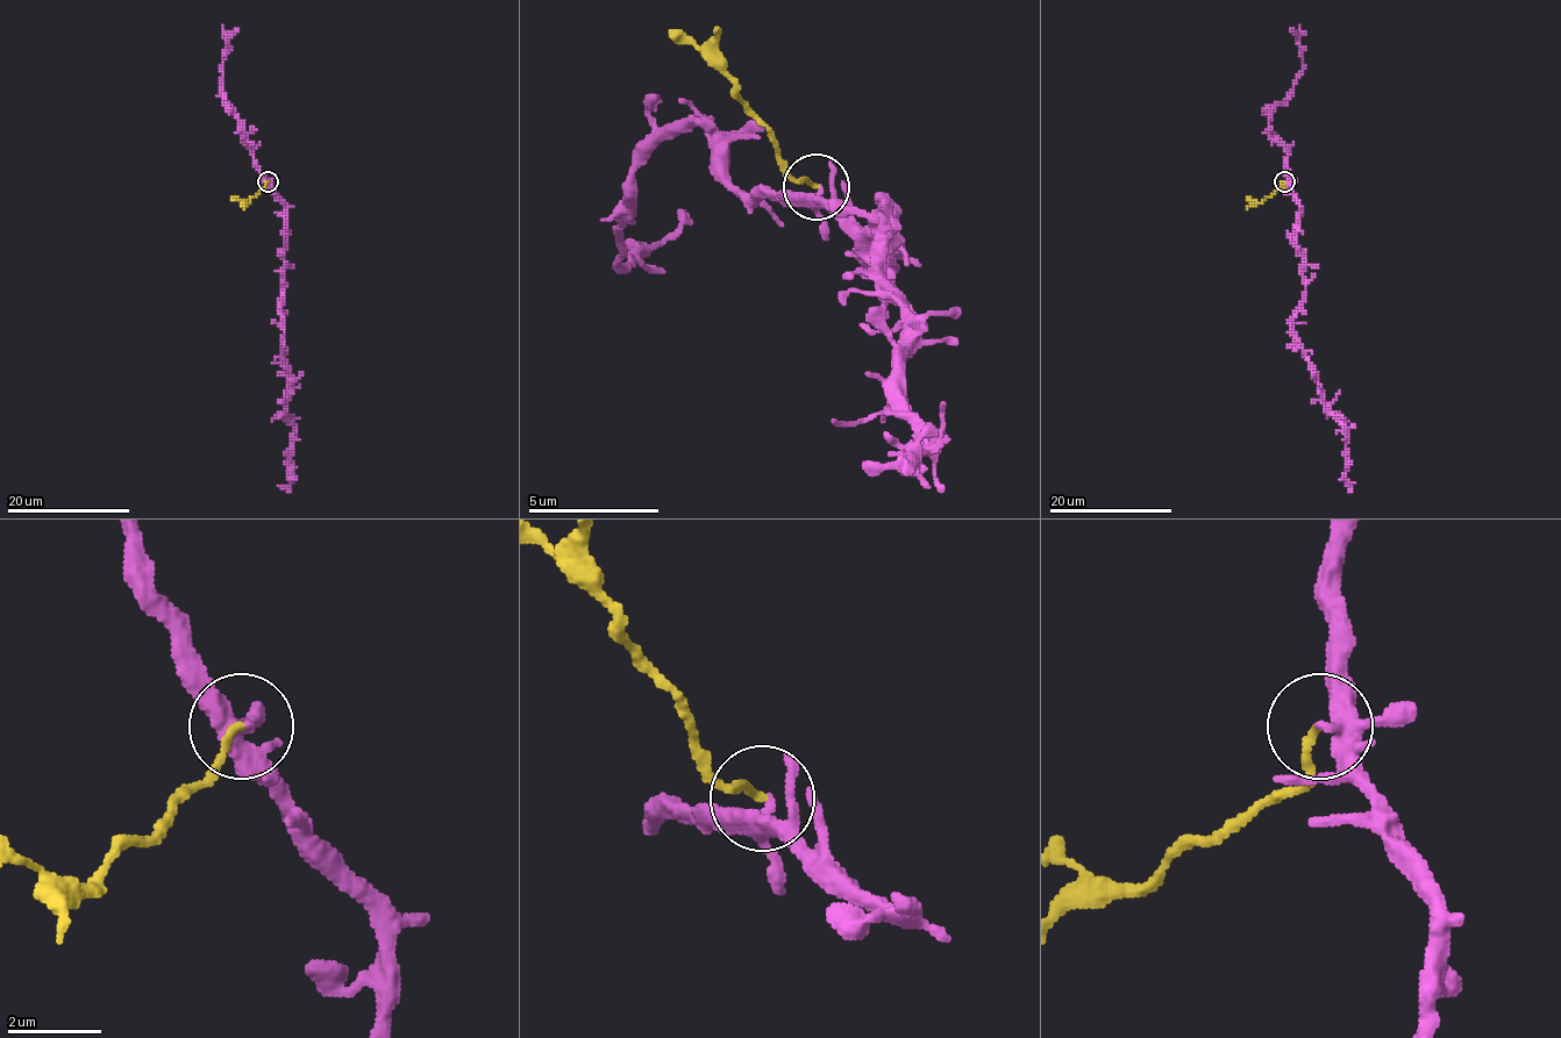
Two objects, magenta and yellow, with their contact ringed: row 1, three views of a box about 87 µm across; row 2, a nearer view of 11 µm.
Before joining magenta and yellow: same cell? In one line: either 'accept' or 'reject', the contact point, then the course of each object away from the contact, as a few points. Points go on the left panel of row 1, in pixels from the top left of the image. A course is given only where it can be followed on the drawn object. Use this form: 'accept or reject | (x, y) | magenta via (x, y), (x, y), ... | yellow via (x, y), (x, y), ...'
reject | (268, 181) | magenta via (268, 181), (286, 210), (280, 309), (287, 420), (292, 431), (290, 484), (278, 485) | yellow via (268, 181), (248, 202), (233, 198)

